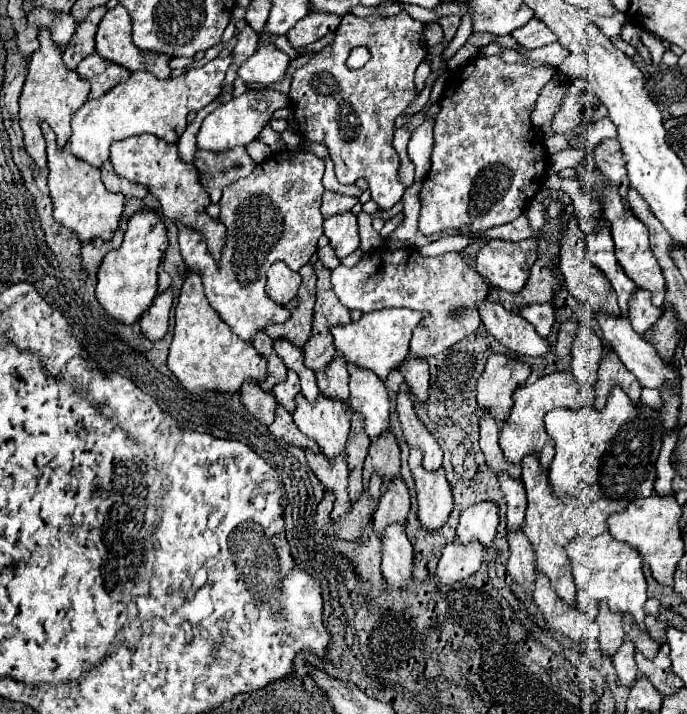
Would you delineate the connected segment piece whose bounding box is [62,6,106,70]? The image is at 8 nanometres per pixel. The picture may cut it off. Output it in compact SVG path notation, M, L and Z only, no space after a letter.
M92 8L92 12L88 14L88 18L76 28L70 44L64 48L62 52L62 60L66 64L68 70L76 70L78 62L82 58L86 58L88 54L94 52L94 38L96 38L96 28L104 16L106 8Z

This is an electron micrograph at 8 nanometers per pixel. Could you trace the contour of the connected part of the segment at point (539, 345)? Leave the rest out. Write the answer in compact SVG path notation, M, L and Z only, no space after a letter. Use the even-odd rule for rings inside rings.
M484 300L480 306L480 318L486 330L508 350L518 356L546 356L550 346L546 338L540 338L530 322L520 314L504 310L500 304Z

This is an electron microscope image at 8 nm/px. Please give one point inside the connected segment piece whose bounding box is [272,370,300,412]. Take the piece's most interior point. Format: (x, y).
(284, 393)

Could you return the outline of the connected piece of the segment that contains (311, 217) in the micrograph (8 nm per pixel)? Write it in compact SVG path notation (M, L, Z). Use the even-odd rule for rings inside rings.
M282 150L272 154L274 158L268 158L266 162L258 164L256 170L248 176L238 180L236 184L224 188L222 200L220 200L220 222L228 230L228 242L222 250L222 260L220 264L214 262L214 258L206 250L204 238L186 226L178 226L180 230L180 250L182 258L188 266L188 270L194 270L200 274L206 298L210 306L218 312L218 316L230 326L230 330L244 342L252 342L254 334L260 332L268 324L282 324L290 318L290 312L286 306L274 302L268 298L264 284L266 284L266 270L272 266L276 260L284 260L289 268L294 271L310 262L310 258L316 254L318 238L322 236L322 214L320 214L320 204L322 204L322 174L324 174L324 160L310 152L290 152Z

